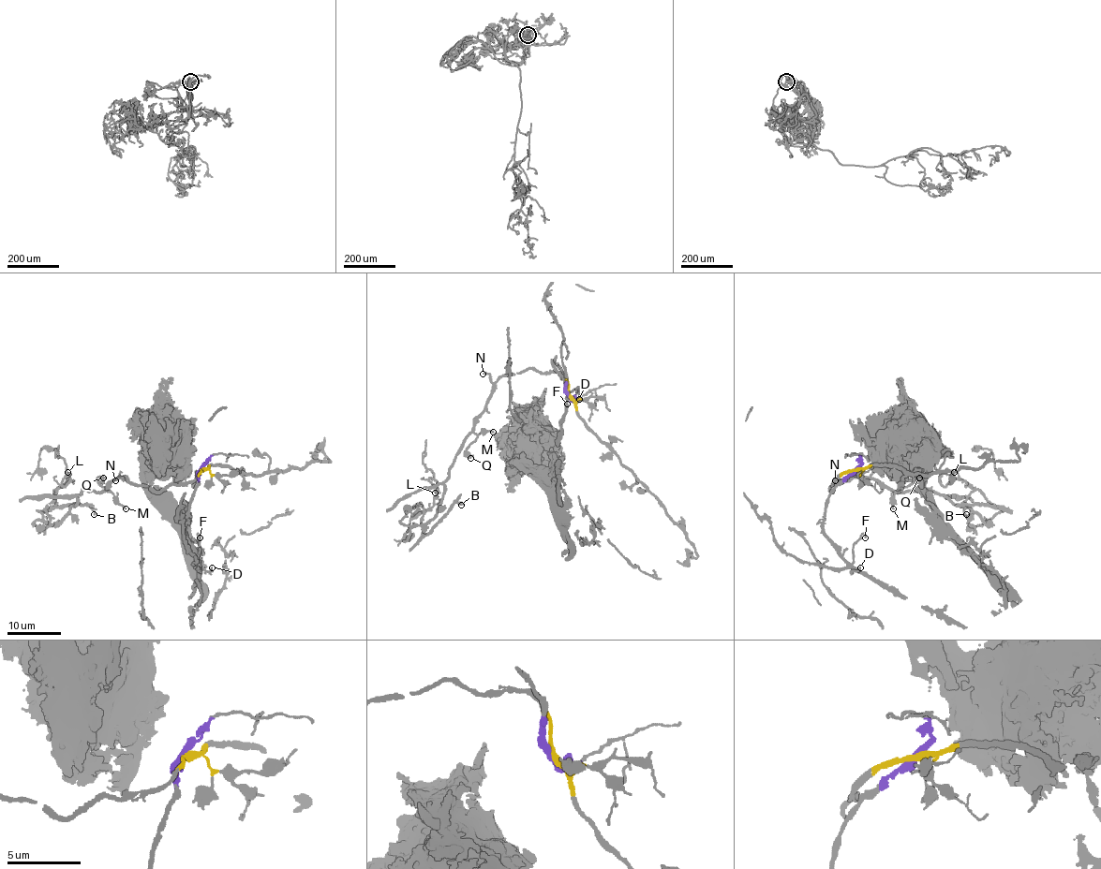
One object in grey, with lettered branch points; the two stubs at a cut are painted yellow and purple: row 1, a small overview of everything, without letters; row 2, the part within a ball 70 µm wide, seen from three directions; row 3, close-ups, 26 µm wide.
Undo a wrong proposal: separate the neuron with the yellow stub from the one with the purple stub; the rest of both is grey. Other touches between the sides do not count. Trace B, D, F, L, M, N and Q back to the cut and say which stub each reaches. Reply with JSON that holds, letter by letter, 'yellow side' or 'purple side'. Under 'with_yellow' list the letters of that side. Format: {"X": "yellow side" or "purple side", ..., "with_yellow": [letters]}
{"B": "yellow side", "D": "purple side", "F": "purple side", "L": "yellow side", "M": "yellow side", "N": "yellow side", "Q": "yellow side", "with_yellow": ["B", "L", "M", "N", "Q"]}

